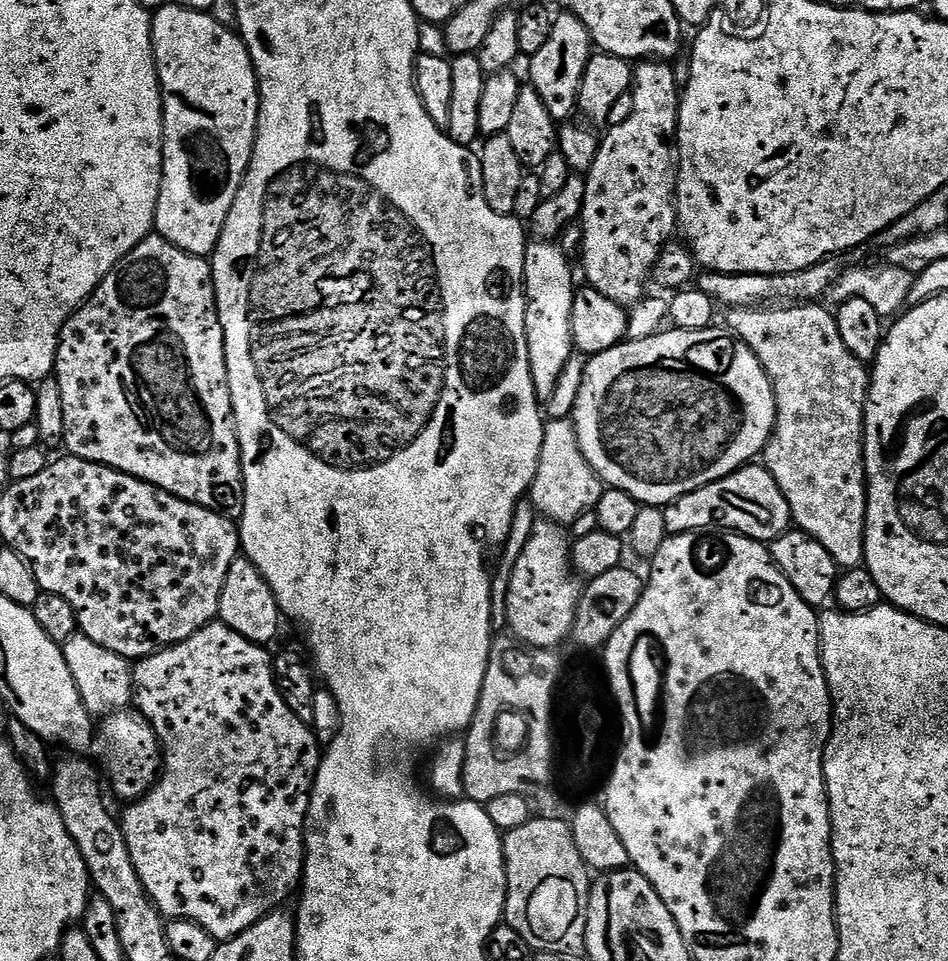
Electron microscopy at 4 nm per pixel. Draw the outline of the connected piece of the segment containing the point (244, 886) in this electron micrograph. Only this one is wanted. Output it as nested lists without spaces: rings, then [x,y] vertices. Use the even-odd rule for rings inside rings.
[[[219,622],[207,624],[202,630],[198,630],[198,634],[194,634],[190,638],[186,638],[186,642],[178,642],[170,645],[169,648],[161,648],[159,652],[143,656],[142,659],[135,661],[132,670],[132,687],[134,689],[134,704],[141,716],[145,716],[152,723],[152,728],[159,735],[162,745],[162,771],[157,779],[156,785],[145,794],[141,800],[131,801],[127,805],[128,808],[122,815],[122,827],[124,837],[126,838],[126,846],[130,850],[130,858],[134,862],[134,870],[138,870],[138,878],[142,878],[142,886],[146,886],[148,896],[156,903],[156,908],[160,911],[161,916],[168,920],[189,920],[190,922],[198,922],[198,926],[202,926],[202,930],[206,930],[214,937],[217,942],[233,940],[238,934],[242,934],[250,926],[254,926],[266,914],[277,911],[281,907],[280,904],[292,891],[299,889],[302,884],[304,875],[304,824],[308,820],[308,800],[312,797],[312,783],[316,777],[316,771],[320,765],[322,755],[322,746],[316,740],[316,733],[305,721],[299,720],[294,714],[294,710],[290,710],[290,706],[286,706],[286,702],[282,698],[282,694],[276,685],[276,676],[272,672],[273,657],[268,656],[269,649],[267,647],[250,642],[246,638],[242,638],[242,634],[238,634],[234,630],[230,630],[230,626]]]

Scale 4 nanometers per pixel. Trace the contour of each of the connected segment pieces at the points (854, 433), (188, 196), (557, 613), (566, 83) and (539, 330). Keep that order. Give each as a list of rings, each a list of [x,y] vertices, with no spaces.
[[[796,302],[791,306],[761,306],[758,308],[734,308],[727,313],[728,324],[726,328],[729,333],[741,340],[758,358],[758,362],[766,370],[766,374],[772,383],[772,389],[776,395],[776,425],[772,436],[768,440],[762,453],[763,467],[778,482],[782,494],[792,511],[792,524],[799,531],[810,534],[822,546],[826,546],[826,554],[834,558],[837,569],[847,570],[859,568],[864,563],[864,527],[866,526],[866,514],[868,513],[868,482],[864,474],[864,408],[868,404],[868,385],[870,383],[870,372],[866,364],[860,361],[846,348],[842,337],[838,332],[838,322],[831,311],[829,313],[820,302]]]
[[[166,2],[152,16],[152,53],[164,94],[164,181],[155,231],[195,256],[211,257],[256,145],[260,82],[243,39],[215,15]]]
[[[537,519],[530,542],[526,542],[522,554],[511,567],[507,631],[523,644],[559,649],[559,644],[572,635],[576,607],[580,605],[582,595],[581,581],[572,567],[572,545],[565,525],[556,524],[553,520]]]
[[[571,14],[557,15],[550,39],[538,54],[530,57],[532,64],[528,68],[530,87],[546,102],[546,108],[558,122],[568,122],[577,115],[580,103],[580,87],[586,74],[586,66],[594,55],[592,36],[577,16]]]
[[[536,238],[524,249],[524,297],[526,297],[526,346],[530,354],[530,374],[534,378],[534,390],[541,402],[556,392],[560,384],[560,375],[568,364],[568,359],[574,356],[572,347],[572,331],[570,330],[570,310],[574,310],[574,298],[578,284],[572,281],[572,264],[562,249],[548,238]]]

